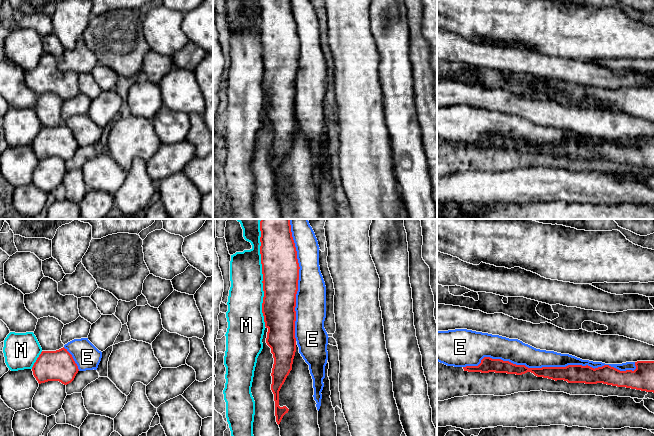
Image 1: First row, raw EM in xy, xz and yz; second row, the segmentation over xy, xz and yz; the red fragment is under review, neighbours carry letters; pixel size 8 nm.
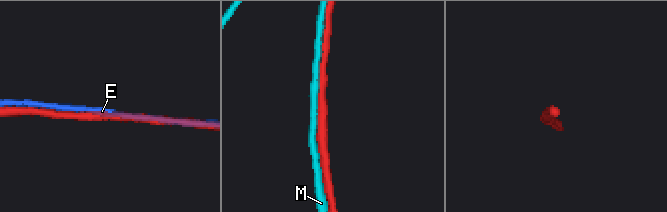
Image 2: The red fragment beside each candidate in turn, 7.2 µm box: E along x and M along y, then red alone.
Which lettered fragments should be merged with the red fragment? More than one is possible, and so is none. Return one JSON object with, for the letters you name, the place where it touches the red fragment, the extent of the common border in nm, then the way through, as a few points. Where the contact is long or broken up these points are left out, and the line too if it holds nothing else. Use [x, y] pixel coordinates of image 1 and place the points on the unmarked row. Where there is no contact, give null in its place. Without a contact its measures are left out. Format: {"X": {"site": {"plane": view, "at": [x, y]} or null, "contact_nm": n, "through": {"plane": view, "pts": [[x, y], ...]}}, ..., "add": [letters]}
{"E": {"site": {"plane": "yz", "at": [549, 143]}, "contact_nm": 1400}, "add": ["E"]}

